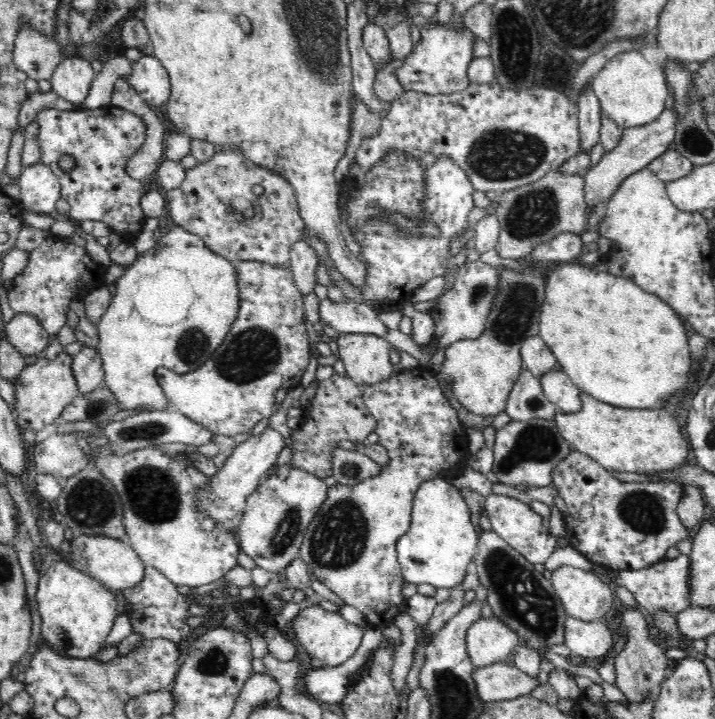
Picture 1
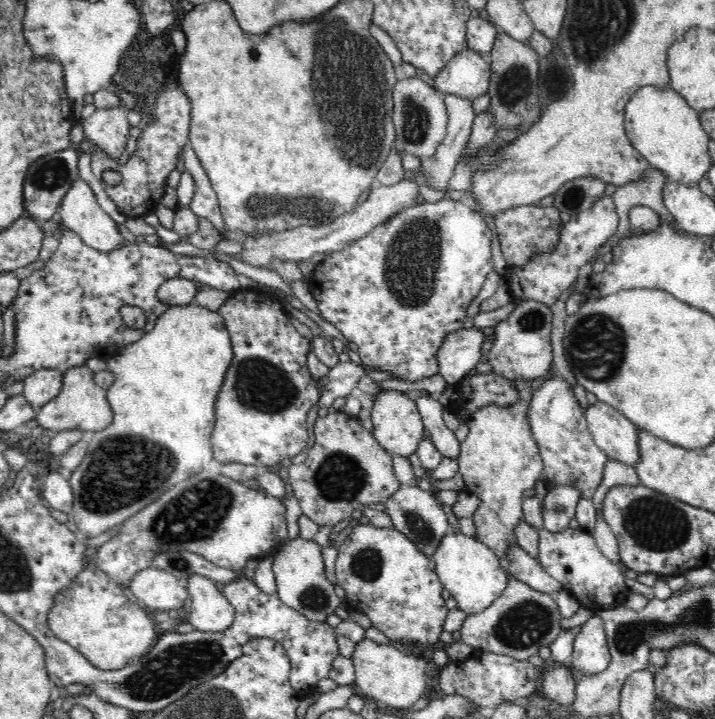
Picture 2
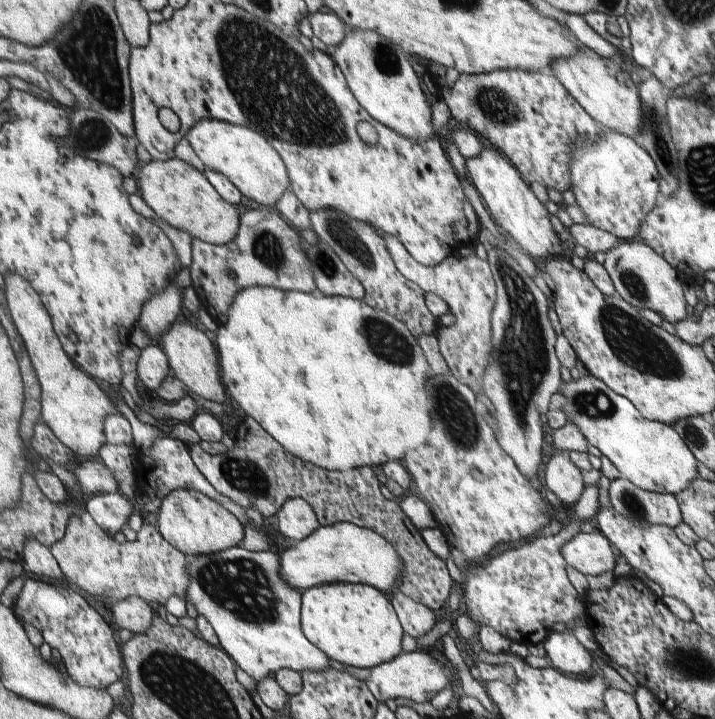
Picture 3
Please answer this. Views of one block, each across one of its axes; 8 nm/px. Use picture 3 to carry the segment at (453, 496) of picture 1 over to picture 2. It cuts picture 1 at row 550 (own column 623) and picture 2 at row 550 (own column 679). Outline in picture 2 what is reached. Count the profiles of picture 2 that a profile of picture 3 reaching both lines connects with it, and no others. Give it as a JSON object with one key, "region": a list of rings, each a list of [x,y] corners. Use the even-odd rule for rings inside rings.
{"region":[[[452,531],[442,537],[431,559],[443,588],[456,600],[457,607],[468,615],[482,612],[489,607],[501,596],[509,581],[496,553],[486,544],[464,536],[460,531]]]}

